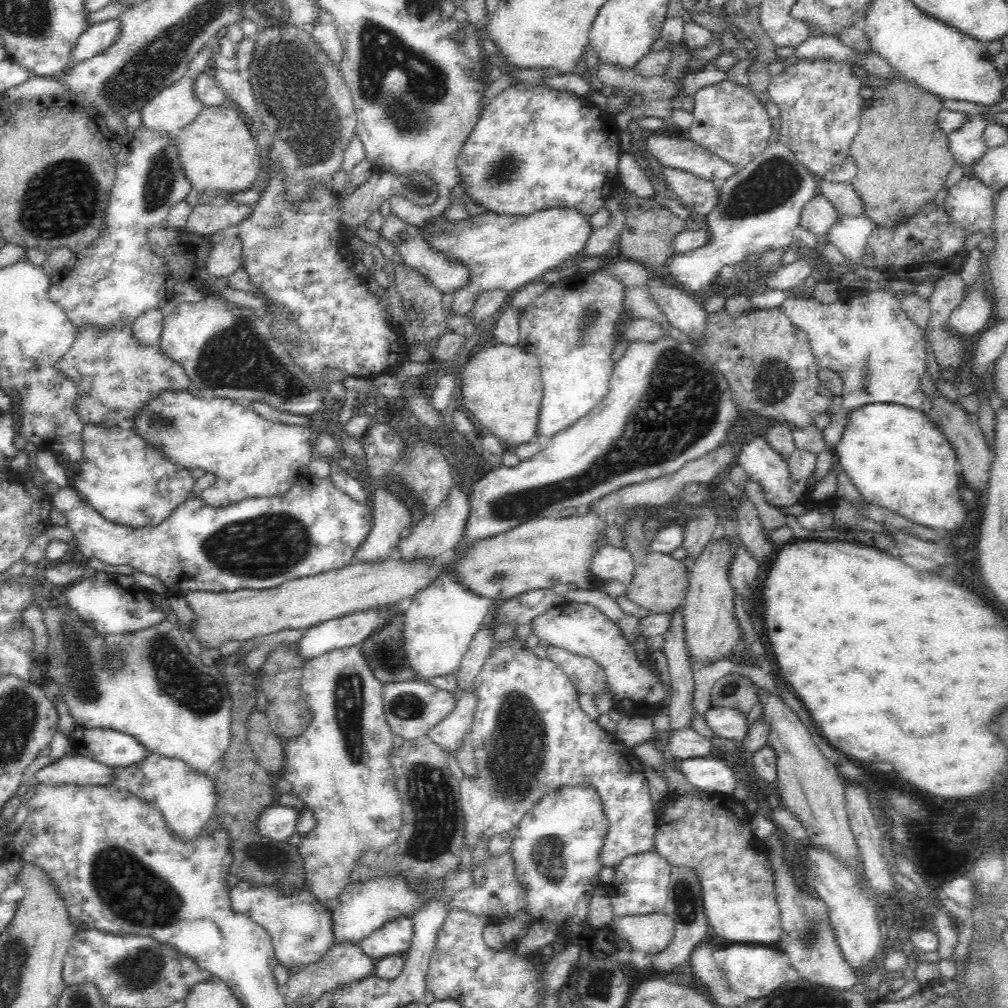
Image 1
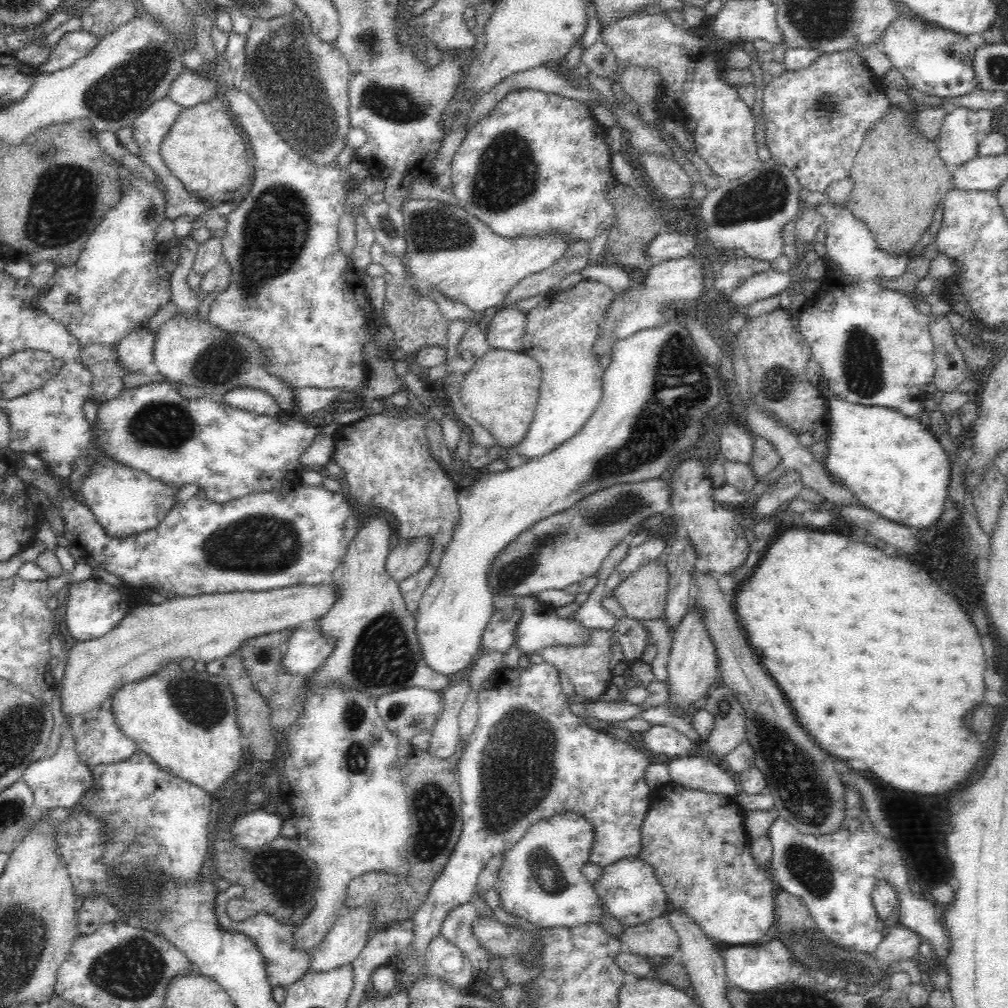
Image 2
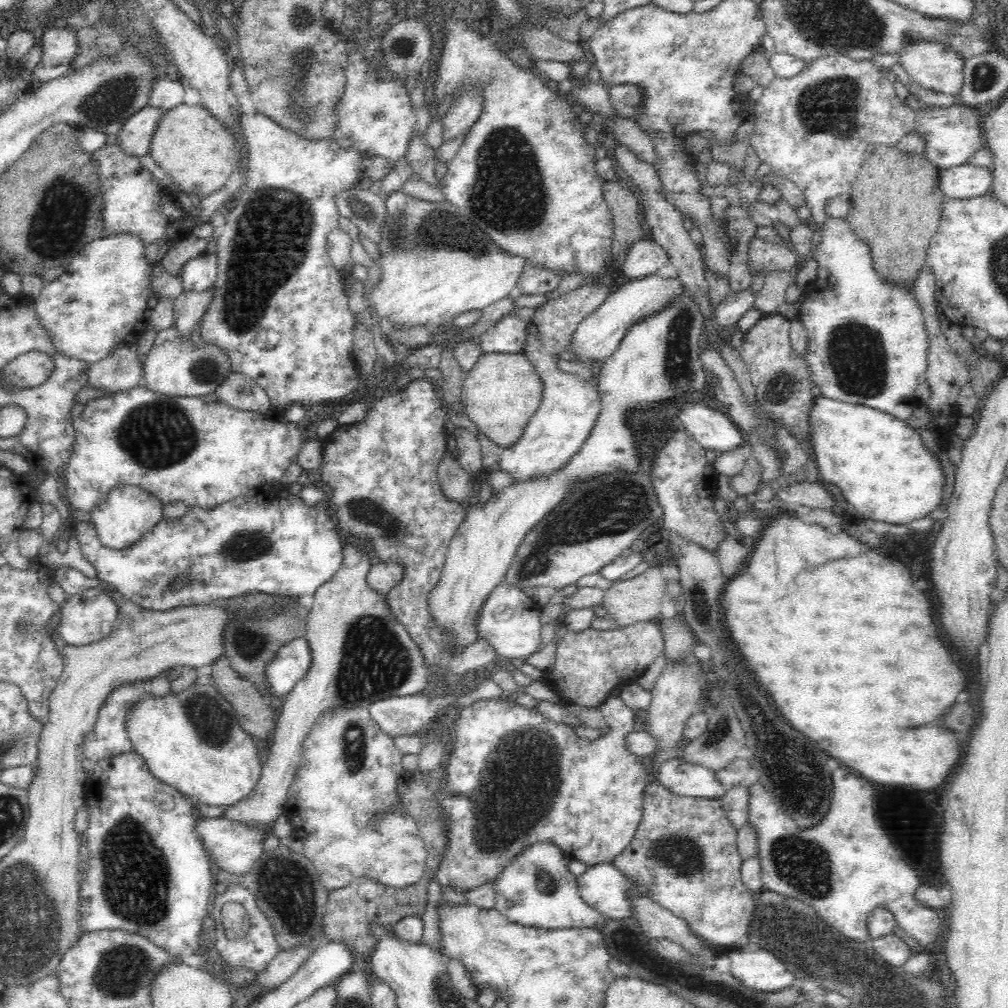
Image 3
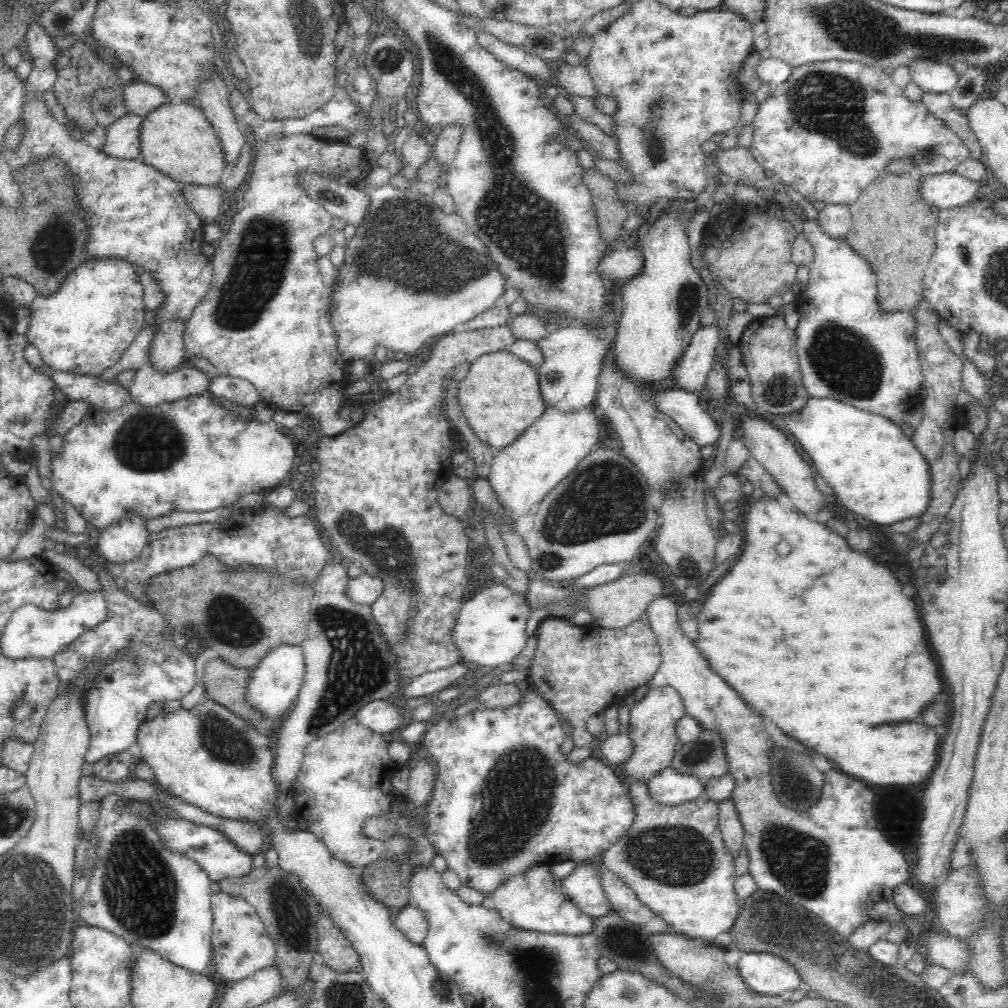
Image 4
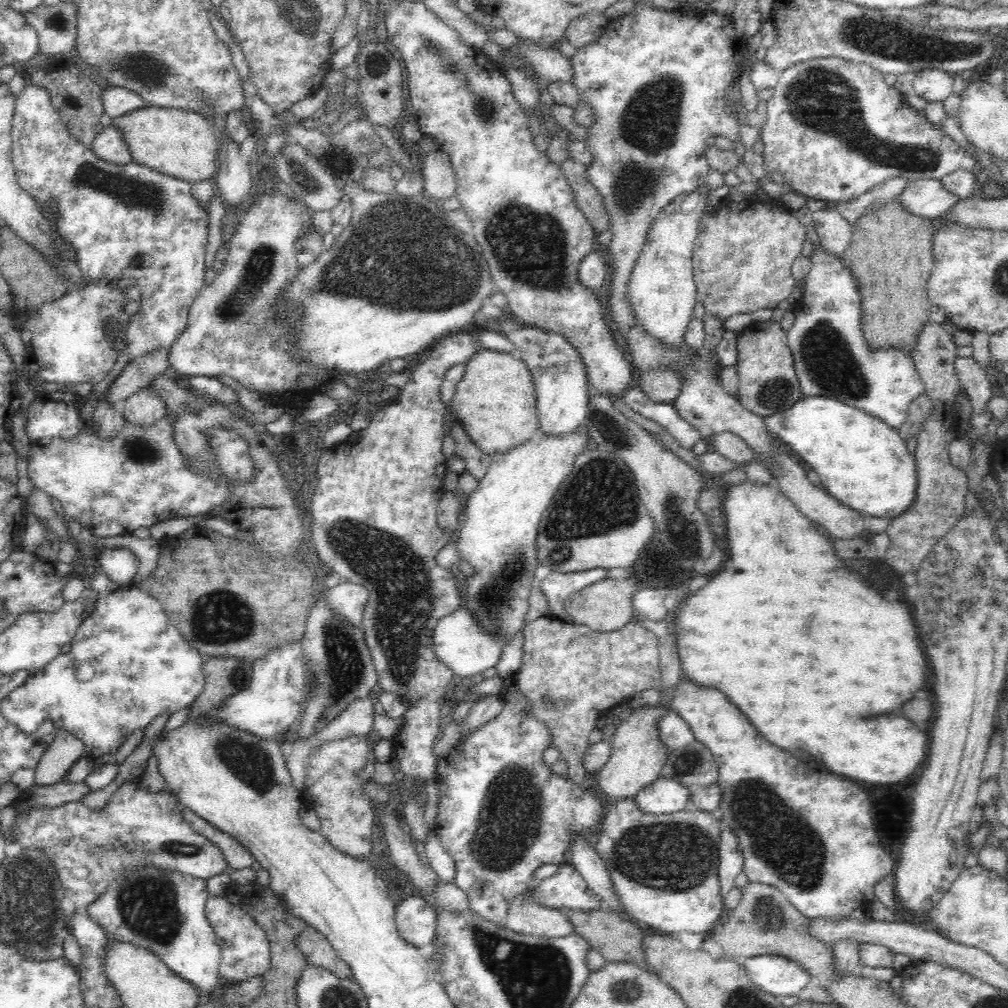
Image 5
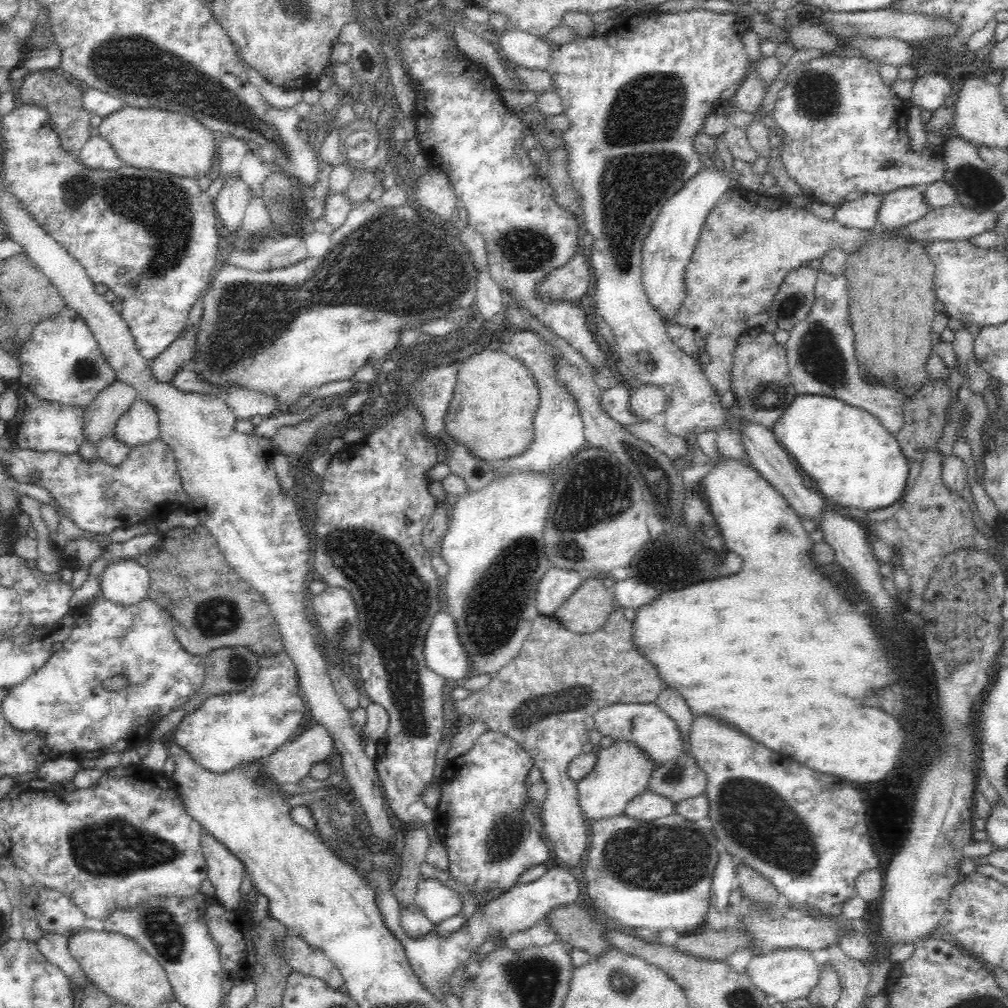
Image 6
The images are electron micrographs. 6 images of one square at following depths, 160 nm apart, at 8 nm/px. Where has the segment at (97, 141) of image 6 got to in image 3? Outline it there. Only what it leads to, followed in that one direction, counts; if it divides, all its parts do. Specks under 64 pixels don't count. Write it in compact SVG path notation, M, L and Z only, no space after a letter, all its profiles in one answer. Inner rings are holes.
M146 105L130 116L117 133L118 146L122 152L140 157L150 153L150 144L165 110Z

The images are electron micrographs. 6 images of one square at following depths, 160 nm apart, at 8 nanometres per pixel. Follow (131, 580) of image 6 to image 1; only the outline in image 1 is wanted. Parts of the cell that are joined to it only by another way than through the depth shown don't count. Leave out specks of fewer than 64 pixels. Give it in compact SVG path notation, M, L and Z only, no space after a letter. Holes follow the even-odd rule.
M86 424L80 435L83 442L81 459L69 465L67 471L72 478L72 489L109 521L133 527L160 524L193 492L195 481L191 468L180 465L168 457L162 447L144 439L135 425Z

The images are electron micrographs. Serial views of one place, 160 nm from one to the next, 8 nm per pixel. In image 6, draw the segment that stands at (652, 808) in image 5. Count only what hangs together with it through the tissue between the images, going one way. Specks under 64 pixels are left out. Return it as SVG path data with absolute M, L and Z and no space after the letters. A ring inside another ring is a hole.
M646 789L644 792L635 796L626 805L624 813L634 819L649 820L659 819L663 816L670 816L674 813L677 802L662 793L652 789Z

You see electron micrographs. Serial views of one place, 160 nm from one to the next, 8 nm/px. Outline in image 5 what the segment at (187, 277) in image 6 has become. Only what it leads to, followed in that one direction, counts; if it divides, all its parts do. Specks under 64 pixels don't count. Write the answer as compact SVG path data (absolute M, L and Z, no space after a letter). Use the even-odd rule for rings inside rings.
M27 83L18 94L11 133L11 161L18 184L39 204L45 203L50 197L56 199L60 209L57 228L61 236L74 244L79 252L76 263L82 278L134 278L141 291L140 311L130 318L132 321L128 324L126 348L119 352L119 358L110 372L96 383L94 390L81 403L81 429L94 425L96 406L106 398L106 391L126 365L156 348L171 348L178 335L187 327L190 308L206 282L204 261L209 232L208 208L194 200L191 183L186 180L156 172L134 161L118 164L96 155L94 149L89 149L64 126L58 109L52 104L50 91L42 83Z

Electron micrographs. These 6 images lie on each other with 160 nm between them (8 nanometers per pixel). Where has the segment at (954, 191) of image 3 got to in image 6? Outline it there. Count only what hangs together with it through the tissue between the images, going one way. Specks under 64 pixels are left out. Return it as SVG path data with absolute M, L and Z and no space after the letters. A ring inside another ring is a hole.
M905 186L886 193L878 212L878 225L908 226L916 223L933 210L924 197L924 187Z

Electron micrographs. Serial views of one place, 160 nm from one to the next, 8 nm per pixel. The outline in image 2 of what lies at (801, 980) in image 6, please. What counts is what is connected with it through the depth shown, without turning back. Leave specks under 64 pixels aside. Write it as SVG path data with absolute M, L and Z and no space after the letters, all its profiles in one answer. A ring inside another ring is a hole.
M732 946L722 952L730 986L744 992L764 992L789 980L790 961L778 961L766 948Z

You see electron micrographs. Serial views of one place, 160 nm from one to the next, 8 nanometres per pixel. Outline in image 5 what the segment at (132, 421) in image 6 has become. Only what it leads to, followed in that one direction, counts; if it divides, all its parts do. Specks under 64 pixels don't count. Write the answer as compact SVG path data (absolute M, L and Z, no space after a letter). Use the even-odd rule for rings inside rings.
M142 387L130 393L121 406L125 419L140 425L149 425L168 411L166 399L152 387Z

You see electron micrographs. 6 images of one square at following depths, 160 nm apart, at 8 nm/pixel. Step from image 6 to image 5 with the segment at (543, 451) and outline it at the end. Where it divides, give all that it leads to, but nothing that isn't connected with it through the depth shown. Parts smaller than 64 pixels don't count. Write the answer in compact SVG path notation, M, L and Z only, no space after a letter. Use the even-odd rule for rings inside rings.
M514 318L508 320L500 329L514 342L518 356L530 369L537 396L539 432L570 432L582 425L589 416L587 409L592 388L588 380L588 369L580 352L573 342L562 333L546 331L536 326L519 327Z

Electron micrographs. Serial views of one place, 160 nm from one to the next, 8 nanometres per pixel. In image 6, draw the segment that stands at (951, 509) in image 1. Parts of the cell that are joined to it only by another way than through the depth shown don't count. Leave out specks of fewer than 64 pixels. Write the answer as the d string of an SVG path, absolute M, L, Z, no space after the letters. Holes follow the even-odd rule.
M798 394L794 402L774 421L771 429L784 450L795 458L799 468L812 478L815 489L827 502L838 508L880 510L896 504L907 494L910 460L902 452L896 436L866 410L858 410L843 400Z

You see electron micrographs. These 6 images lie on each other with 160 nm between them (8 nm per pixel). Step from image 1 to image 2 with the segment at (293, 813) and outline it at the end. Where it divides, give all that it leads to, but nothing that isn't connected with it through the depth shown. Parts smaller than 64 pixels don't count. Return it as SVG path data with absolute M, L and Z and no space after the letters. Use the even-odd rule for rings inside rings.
M271 807L250 808L233 827L236 843L248 848L268 848L273 840L280 838L285 819Z

